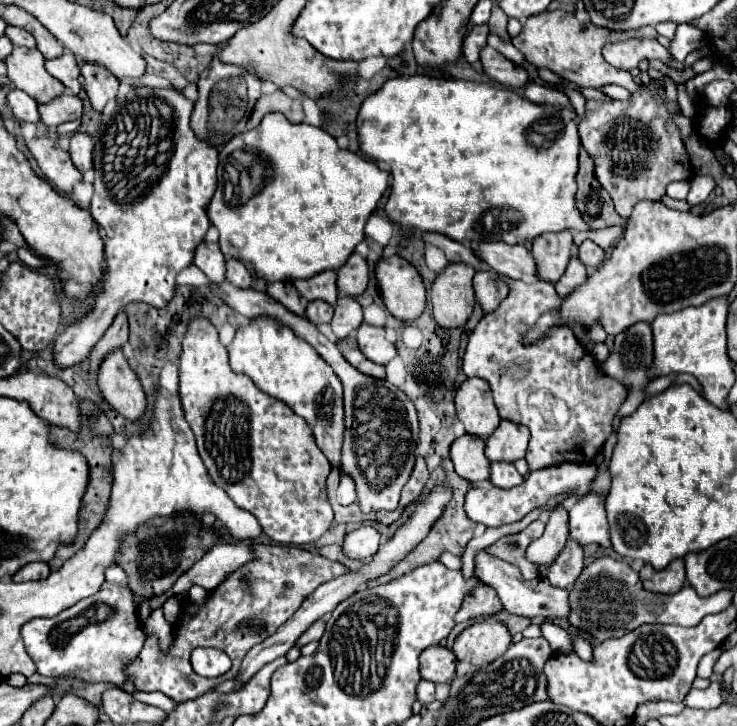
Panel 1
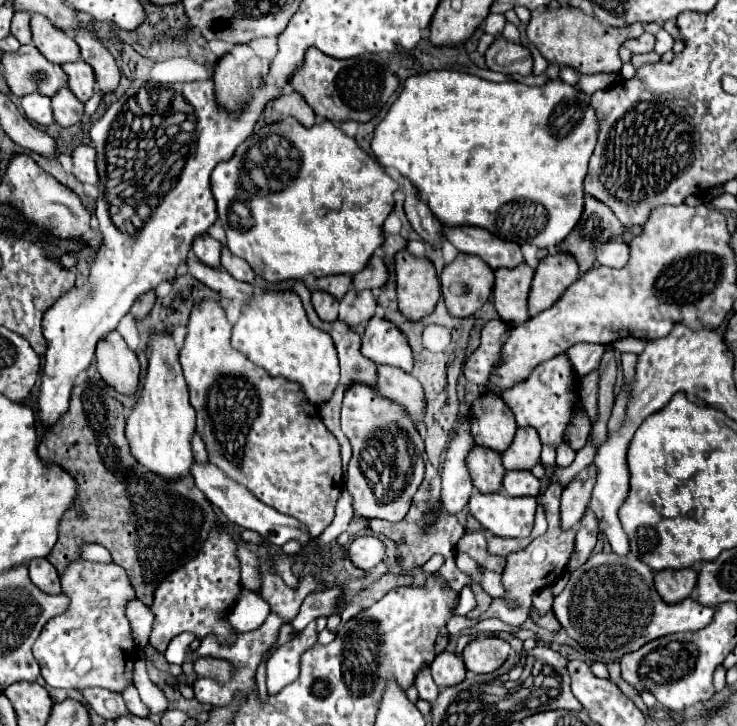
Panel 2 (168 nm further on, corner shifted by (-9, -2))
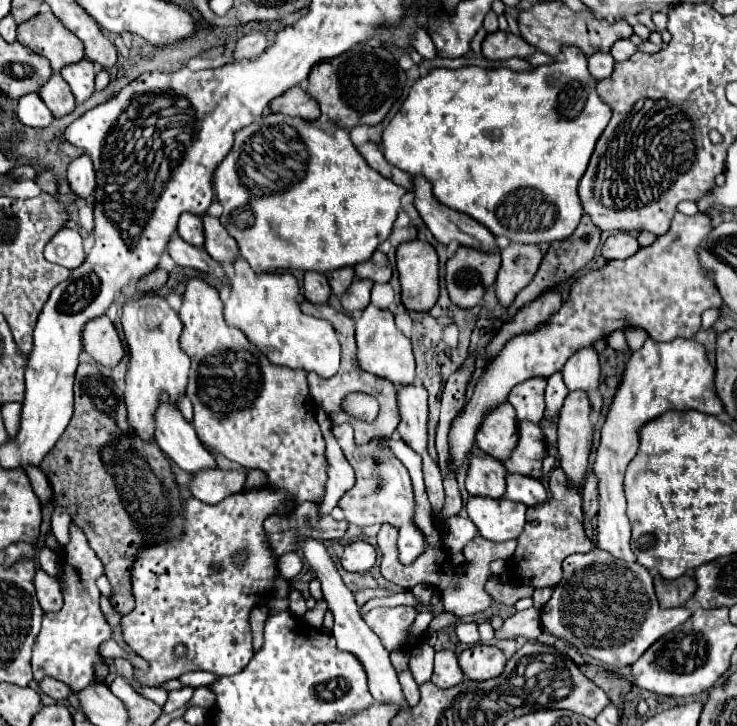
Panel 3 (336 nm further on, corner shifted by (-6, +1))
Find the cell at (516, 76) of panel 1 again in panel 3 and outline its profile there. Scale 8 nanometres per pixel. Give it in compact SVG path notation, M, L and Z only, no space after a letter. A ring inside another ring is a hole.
M493 32L487 34L487 38L483 40L483 56L489 60L507 60L507 58L525 58L529 54L533 54L535 48L531 44L527 44L521 36L515 36L511 32Z

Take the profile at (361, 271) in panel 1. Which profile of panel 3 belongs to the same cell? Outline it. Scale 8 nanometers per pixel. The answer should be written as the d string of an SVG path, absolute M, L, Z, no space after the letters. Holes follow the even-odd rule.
M375 252L367 262L361 262L355 266L355 276L357 278L369 278L373 282L389 282L393 270L383 252Z

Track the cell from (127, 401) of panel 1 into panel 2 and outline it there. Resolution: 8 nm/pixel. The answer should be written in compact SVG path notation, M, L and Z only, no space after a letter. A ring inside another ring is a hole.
M112 331L100 339L96 349L98 373L104 383L122 395L134 395L140 383L140 363L120 333Z

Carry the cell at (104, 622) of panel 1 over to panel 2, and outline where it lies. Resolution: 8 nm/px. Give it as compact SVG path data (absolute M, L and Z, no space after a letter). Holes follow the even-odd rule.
M92 561L70 563L62 579L64 593L70 595L70 607L66 613L52 617L40 637L34 643L34 657L42 669L42 677L50 687L62 689L86 689L86 687L104 687L110 691L124 691L128 685L134 685L134 663L138 659L138 647L132 637L132 627L126 617L126 605L136 599L132 583L120 565L104 565Z

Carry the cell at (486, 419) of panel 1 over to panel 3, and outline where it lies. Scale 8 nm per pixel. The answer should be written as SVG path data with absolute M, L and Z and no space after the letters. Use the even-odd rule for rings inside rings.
M507 402L495 408L481 424L477 432L477 446L485 454L491 454L499 462L505 462L519 442L517 416L513 406Z

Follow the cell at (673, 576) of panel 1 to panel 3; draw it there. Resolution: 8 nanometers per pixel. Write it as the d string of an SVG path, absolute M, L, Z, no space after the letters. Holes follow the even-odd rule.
M655 576L655 594L659 598L661 608L677 608L683 606L697 590L697 582L693 576L681 576L673 582Z

